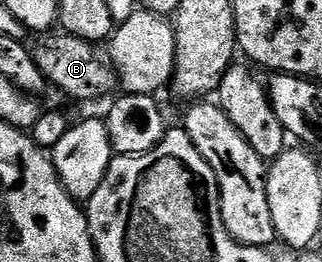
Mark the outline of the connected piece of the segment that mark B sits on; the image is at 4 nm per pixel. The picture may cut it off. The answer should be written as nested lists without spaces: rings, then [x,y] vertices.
[[[53,29],[37,34],[31,40],[30,50],[38,69],[42,69],[49,84],[72,99],[100,99],[103,95],[111,96],[111,91],[117,90],[118,76],[111,62],[101,52],[101,56],[96,52],[99,51],[97,44],[68,35],[62,29]]]

